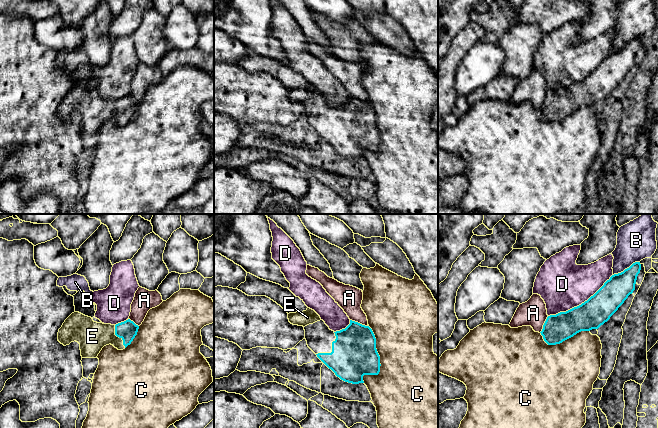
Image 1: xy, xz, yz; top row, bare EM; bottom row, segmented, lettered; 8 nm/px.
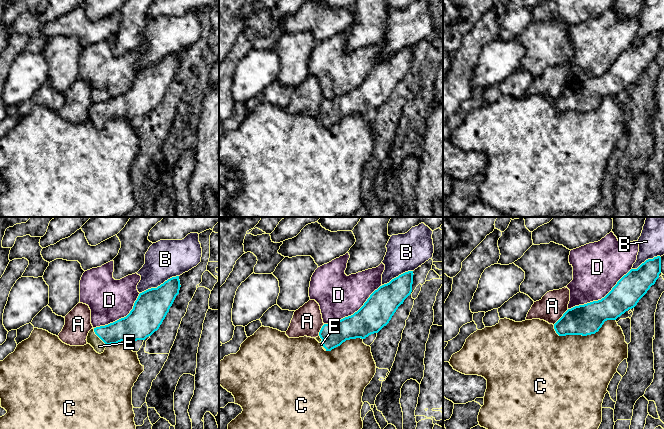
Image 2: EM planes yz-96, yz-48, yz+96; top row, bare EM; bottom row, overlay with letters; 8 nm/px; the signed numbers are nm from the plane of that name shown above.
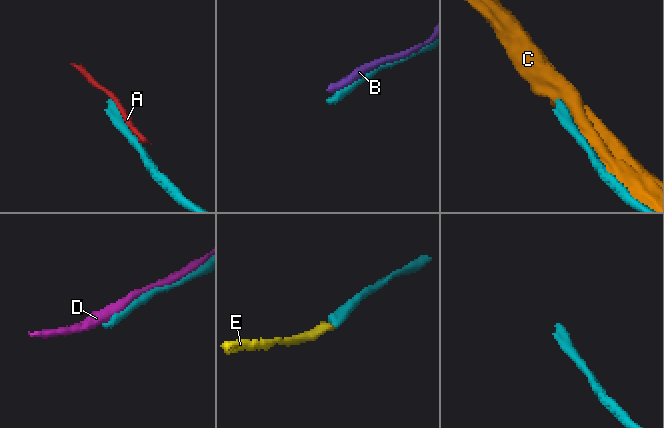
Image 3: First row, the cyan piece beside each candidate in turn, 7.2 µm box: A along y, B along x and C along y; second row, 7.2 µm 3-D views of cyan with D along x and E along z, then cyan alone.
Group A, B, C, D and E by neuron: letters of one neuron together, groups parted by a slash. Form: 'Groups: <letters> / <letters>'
Groups: A / B / C / D / E

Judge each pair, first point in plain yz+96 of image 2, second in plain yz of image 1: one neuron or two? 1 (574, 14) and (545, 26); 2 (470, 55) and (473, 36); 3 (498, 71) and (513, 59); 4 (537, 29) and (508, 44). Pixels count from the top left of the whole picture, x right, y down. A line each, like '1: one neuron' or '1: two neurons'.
1: one neuron
2: one neuron
3: two neurons
4: one neuron

